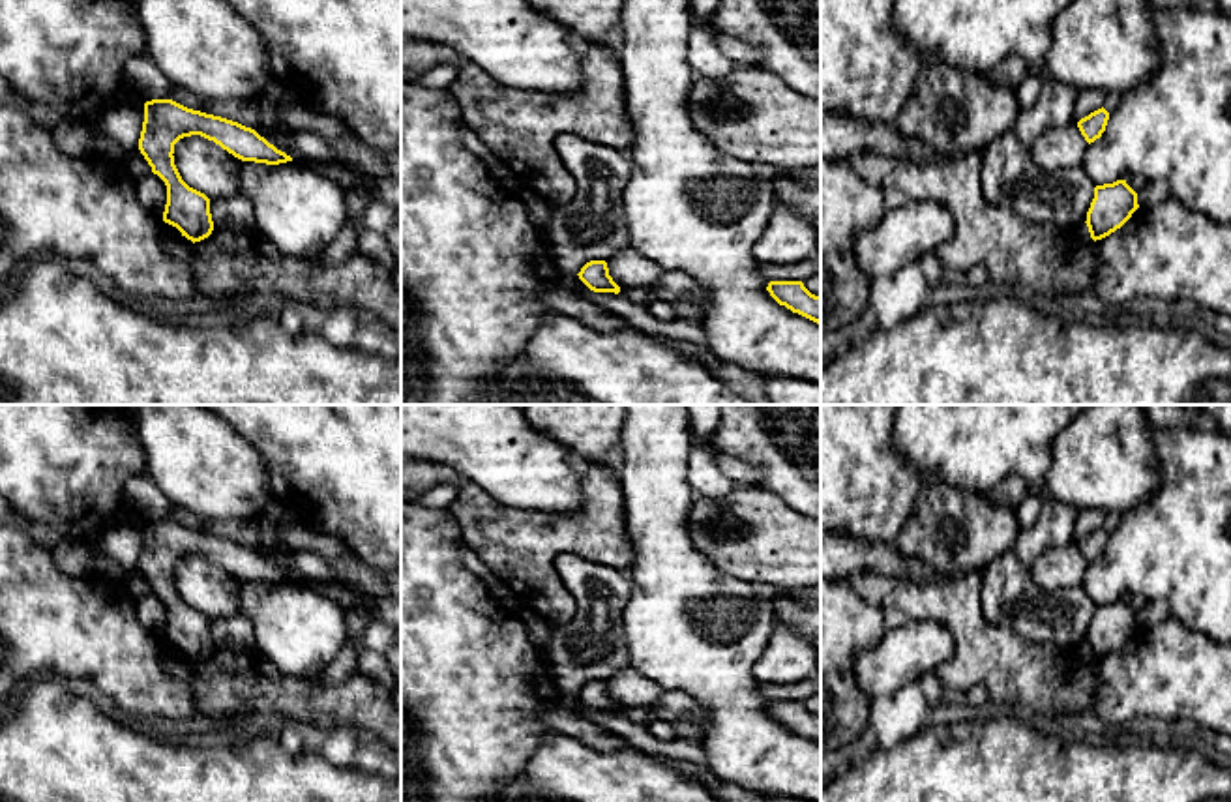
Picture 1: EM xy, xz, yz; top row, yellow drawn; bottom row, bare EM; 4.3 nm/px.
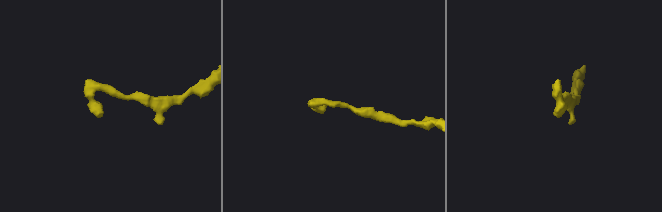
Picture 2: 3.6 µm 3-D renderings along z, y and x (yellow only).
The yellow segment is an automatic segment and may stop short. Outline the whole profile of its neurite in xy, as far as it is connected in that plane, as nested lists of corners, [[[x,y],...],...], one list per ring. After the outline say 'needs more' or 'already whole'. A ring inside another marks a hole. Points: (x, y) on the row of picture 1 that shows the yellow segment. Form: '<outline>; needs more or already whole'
[[[172,99],[146,101],[139,150],[167,186],[163,221],[195,244],[212,234],[214,221],[210,199],[189,187],[174,165],[174,144],[191,135],[214,141],[242,161],[279,165],[292,157],[238,122],[187,109]]]; already whole

